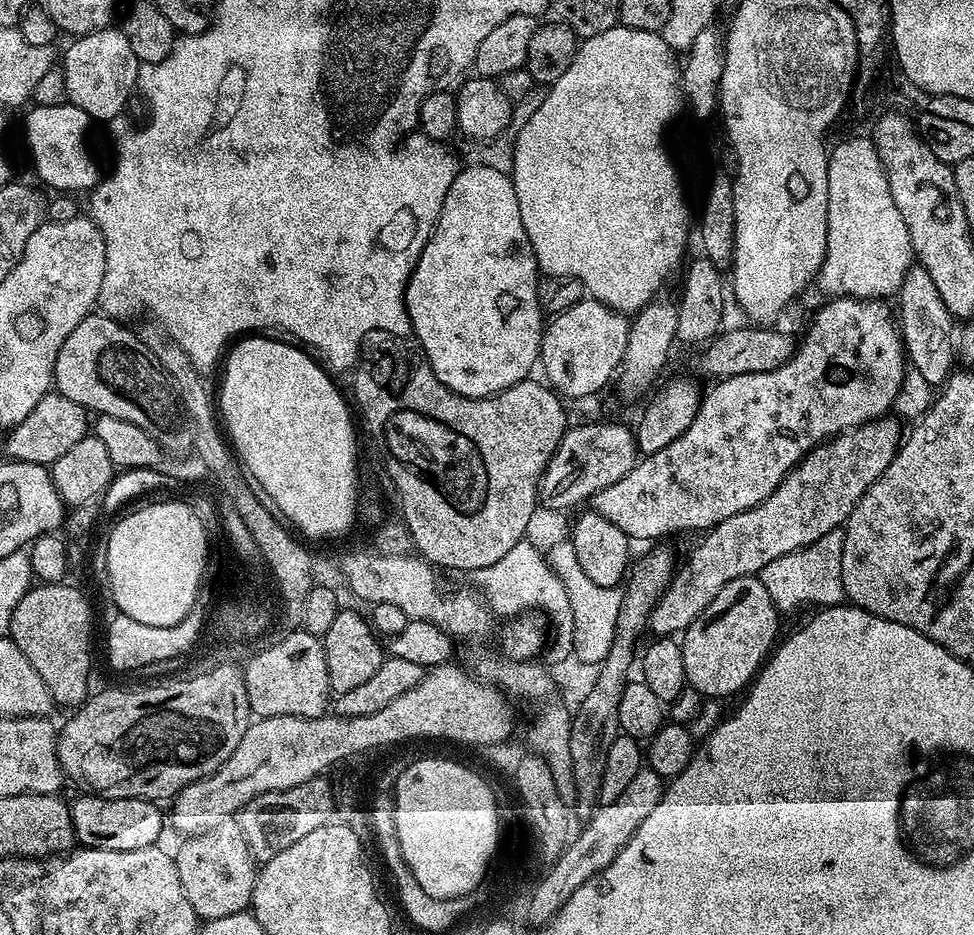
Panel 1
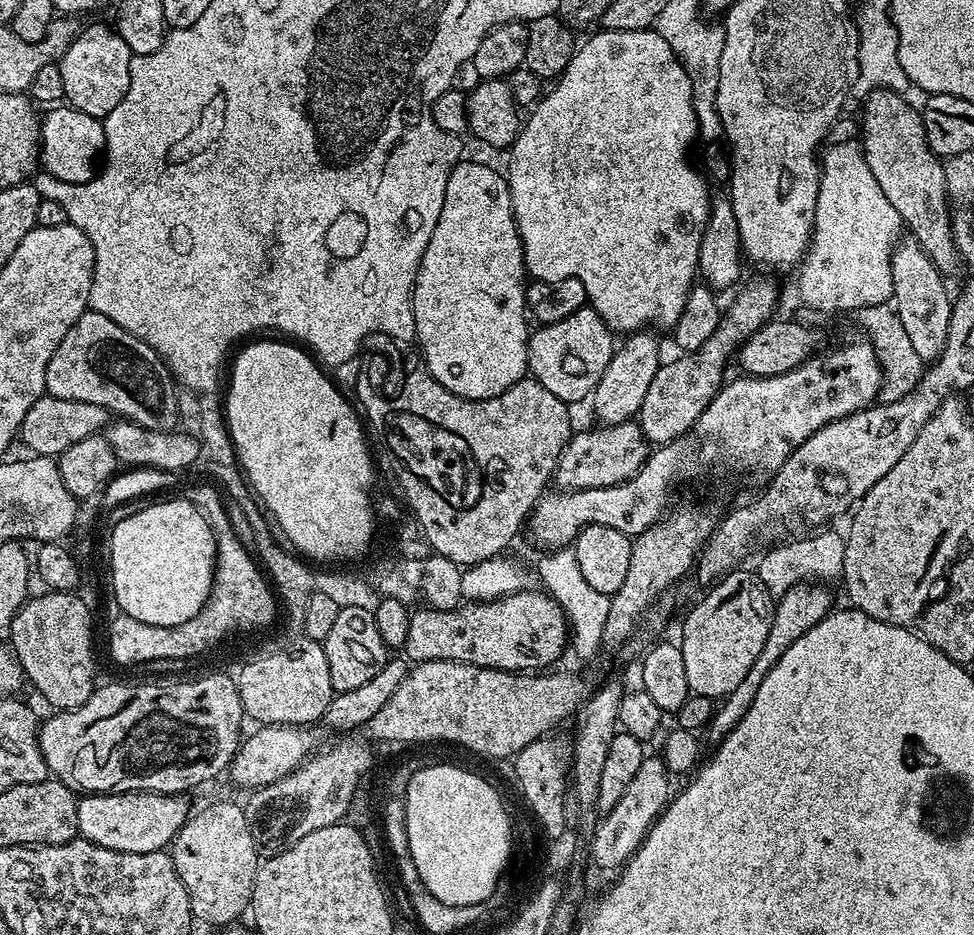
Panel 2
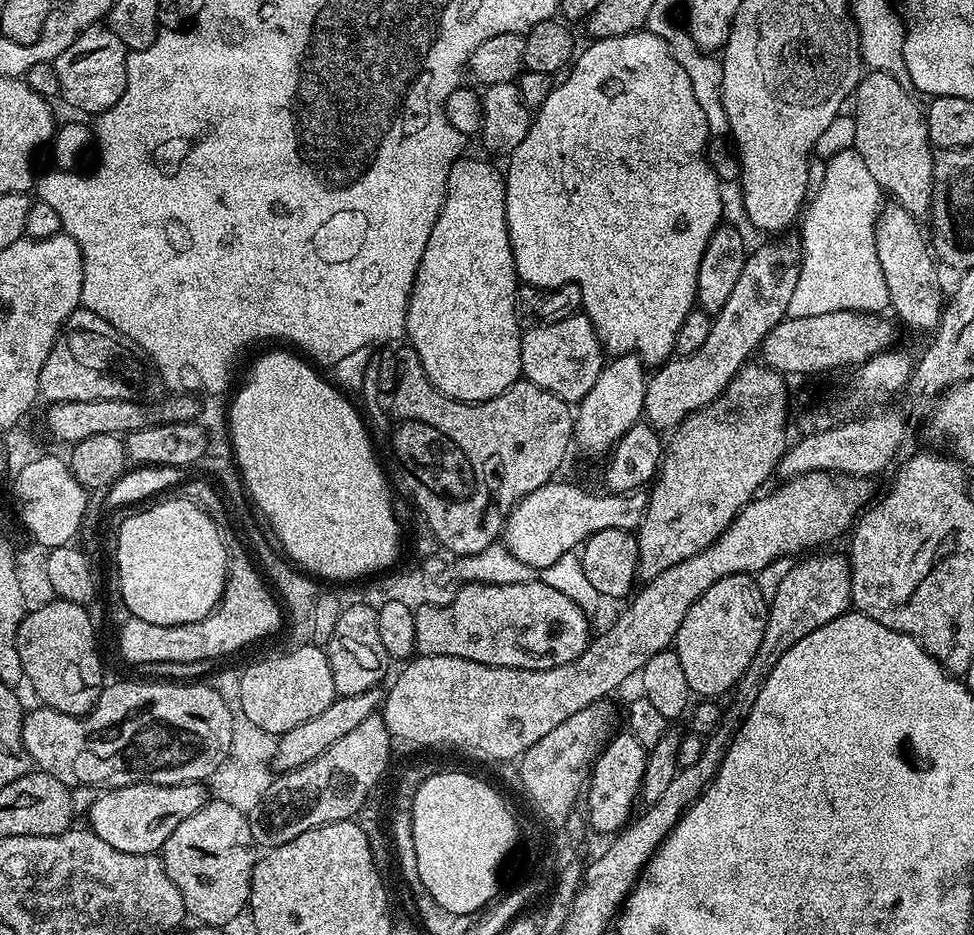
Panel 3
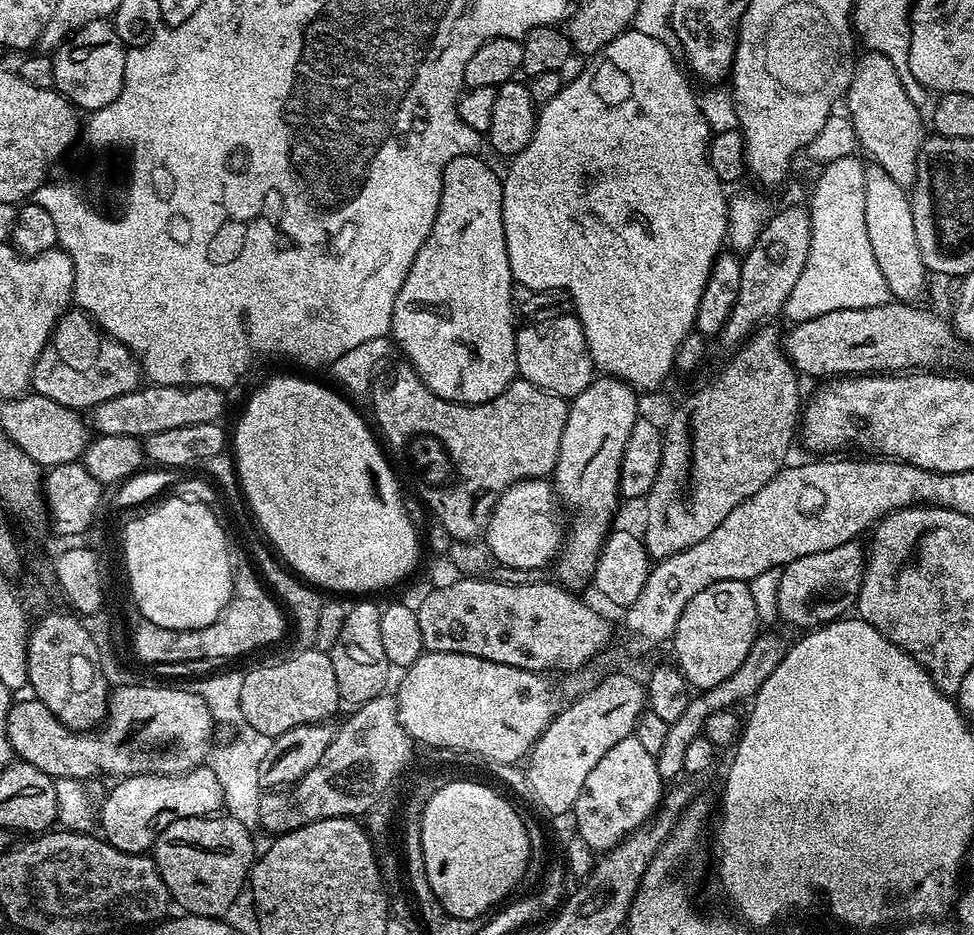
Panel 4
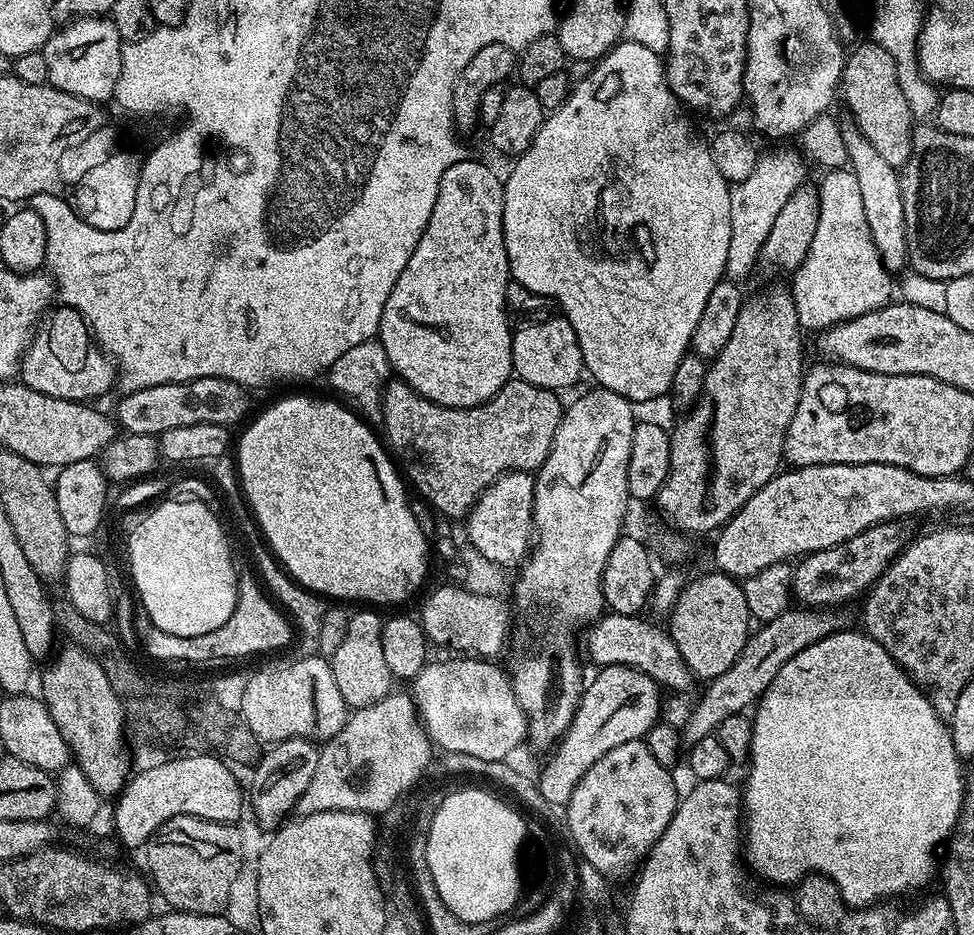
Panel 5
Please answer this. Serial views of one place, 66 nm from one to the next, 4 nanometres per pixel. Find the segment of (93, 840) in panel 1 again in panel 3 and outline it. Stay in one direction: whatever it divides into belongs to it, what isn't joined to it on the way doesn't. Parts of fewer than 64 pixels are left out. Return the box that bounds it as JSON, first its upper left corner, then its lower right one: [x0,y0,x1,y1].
[87,783,206,854]

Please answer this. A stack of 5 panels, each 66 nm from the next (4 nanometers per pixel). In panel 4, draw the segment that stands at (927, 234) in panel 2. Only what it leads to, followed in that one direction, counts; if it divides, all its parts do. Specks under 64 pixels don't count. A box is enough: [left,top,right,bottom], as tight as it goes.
[844,50,926,186]

